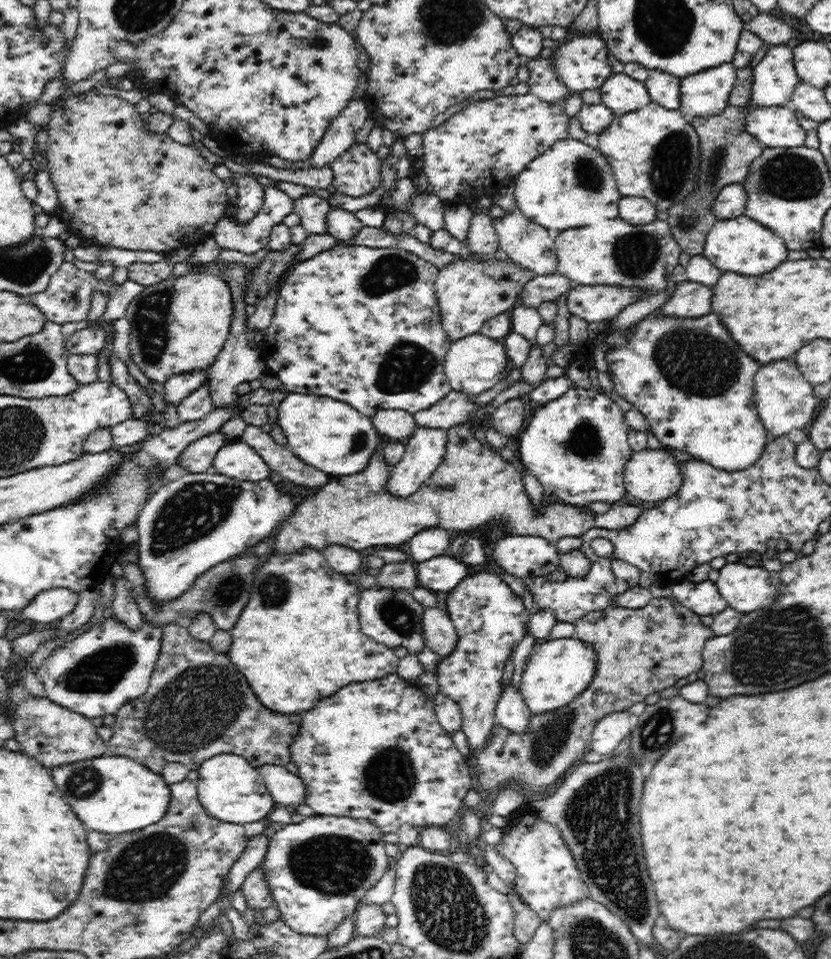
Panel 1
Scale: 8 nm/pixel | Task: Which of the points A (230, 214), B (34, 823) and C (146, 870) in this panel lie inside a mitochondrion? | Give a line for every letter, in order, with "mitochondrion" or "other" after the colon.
A: other
B: other
C: mitochondrion

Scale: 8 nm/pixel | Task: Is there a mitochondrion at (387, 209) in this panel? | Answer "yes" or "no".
no

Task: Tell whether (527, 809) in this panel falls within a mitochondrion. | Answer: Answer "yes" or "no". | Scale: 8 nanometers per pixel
no

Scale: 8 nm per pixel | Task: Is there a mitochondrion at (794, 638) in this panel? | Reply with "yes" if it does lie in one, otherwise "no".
yes

